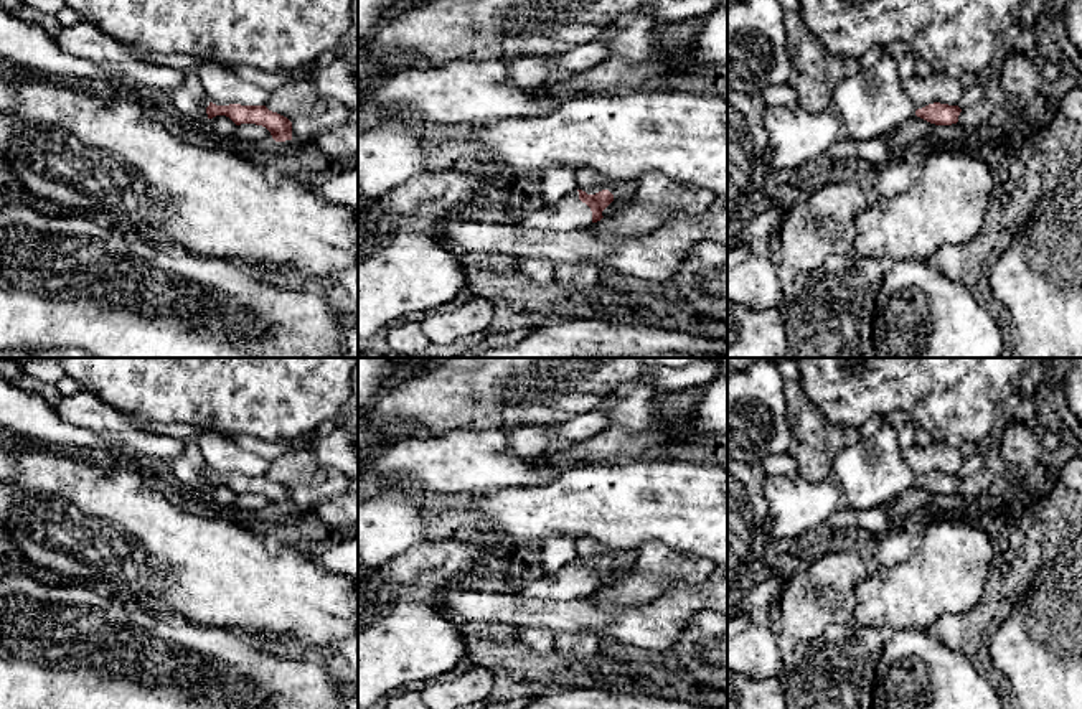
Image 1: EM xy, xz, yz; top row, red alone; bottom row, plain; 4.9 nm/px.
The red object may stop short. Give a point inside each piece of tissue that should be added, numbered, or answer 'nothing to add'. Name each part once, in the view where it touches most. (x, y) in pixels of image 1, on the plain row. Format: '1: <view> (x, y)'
1: xz (569, 582)

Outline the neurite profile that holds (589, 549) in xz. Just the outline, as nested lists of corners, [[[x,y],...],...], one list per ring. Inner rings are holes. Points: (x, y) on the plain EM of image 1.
[[[577,536],[576,538],[577,559],[587,564],[595,564],[602,559],[609,559],[614,564],[614,570],[602,580],[604,587],[617,585],[623,577],[633,572],[638,549],[615,551],[595,538]]]

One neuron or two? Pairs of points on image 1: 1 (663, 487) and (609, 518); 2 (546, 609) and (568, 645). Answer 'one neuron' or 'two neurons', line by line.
1: one neuron
2: two neurons

